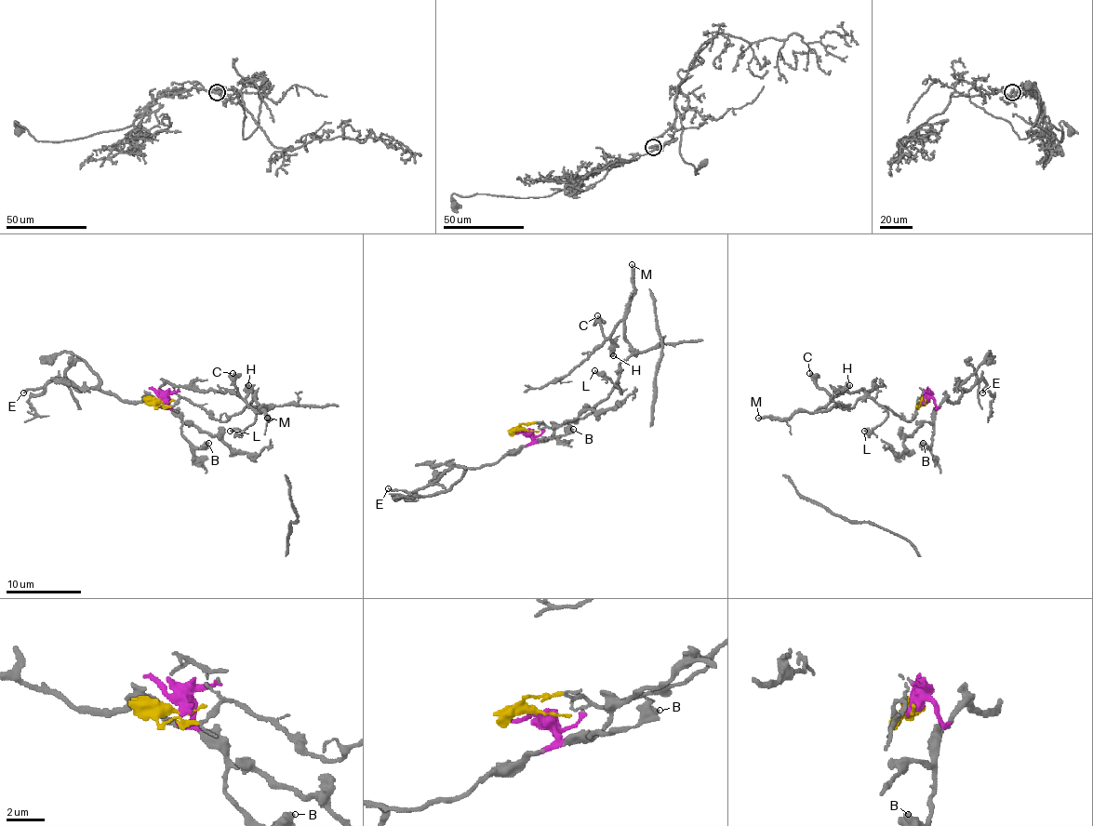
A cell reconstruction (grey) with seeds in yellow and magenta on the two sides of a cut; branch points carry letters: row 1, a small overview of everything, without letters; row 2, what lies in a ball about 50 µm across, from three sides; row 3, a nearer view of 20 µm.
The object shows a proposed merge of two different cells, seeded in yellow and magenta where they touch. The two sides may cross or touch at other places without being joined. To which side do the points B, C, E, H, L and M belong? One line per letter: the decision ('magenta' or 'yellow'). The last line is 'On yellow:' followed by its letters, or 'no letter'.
B: magenta
C: yellow
E: magenta
H: yellow
L: yellow
M: yellow
On yellow: C, H, L, M

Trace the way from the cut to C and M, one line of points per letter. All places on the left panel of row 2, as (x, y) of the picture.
C: (165, 403), (156, 403), (185, 397), (222, 421), (254, 397), (265, 406), (256, 410), (241, 397), (233, 373)
M: (165, 403), (156, 403), (174, 405), (185, 397), (222, 421), (254, 397), (265, 406), (259, 412), (267, 418)

